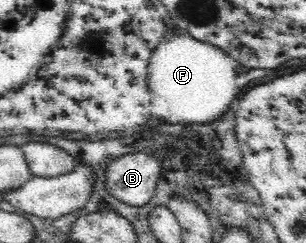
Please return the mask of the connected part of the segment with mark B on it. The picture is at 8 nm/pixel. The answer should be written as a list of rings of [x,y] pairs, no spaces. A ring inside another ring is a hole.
[[[135,152],[119,156],[103,172],[105,191],[124,204],[142,207],[154,196],[161,166],[155,155]]]

